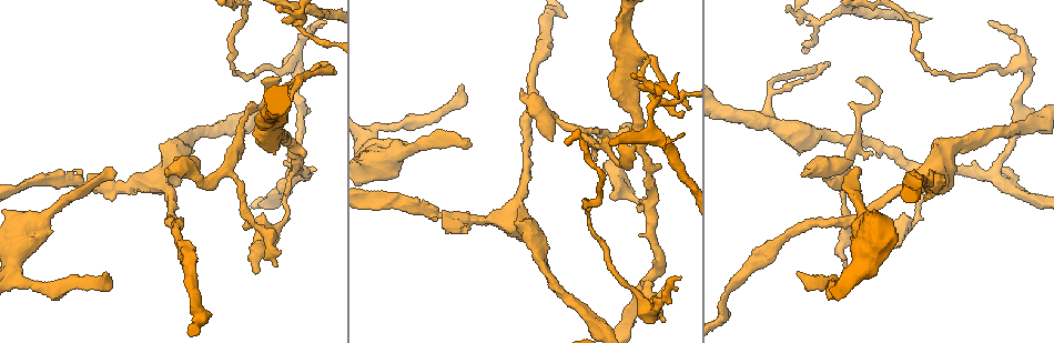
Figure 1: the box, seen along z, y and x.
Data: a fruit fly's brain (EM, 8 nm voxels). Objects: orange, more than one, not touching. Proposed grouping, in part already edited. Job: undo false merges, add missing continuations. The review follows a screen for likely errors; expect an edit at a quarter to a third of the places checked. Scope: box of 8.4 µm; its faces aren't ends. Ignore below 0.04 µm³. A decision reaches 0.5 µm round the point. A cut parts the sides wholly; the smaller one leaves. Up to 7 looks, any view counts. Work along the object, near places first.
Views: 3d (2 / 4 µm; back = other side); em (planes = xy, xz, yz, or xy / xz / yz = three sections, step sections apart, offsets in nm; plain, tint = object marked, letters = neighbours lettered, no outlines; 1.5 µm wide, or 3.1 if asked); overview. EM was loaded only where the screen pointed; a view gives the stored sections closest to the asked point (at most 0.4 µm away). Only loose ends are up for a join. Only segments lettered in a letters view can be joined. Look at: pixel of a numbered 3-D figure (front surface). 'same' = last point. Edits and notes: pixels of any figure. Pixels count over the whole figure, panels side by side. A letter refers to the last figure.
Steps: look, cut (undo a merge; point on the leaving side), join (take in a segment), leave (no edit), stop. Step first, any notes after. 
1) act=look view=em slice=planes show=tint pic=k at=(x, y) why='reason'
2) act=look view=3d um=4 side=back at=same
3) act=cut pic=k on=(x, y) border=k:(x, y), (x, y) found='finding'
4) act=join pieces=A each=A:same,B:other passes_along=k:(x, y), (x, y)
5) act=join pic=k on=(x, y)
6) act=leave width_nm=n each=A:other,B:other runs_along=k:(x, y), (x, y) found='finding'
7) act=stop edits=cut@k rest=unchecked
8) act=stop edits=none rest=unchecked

act=look view=3d um=2 pic=1 at=(843, 265) why='end of a long branch'

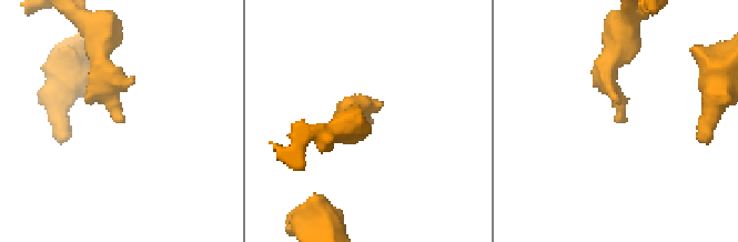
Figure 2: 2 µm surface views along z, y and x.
act=look view=em slice=planes show=letters pic=2 at=(124, 121)

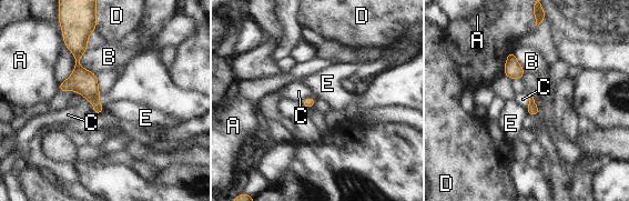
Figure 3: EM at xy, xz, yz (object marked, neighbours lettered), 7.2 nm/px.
act=leave each=A:other,B:other,C:other,D:other,E:other border=3:(525, 109), (528, 113) found='none of them fits'

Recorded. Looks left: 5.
act=look view=em slice=planes show=letters pic=1 at=(626, 61) why='sudden change in width'

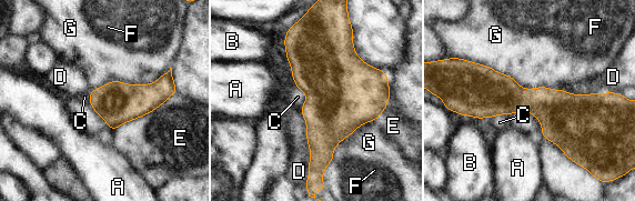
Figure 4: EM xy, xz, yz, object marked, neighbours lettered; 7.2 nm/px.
act=leave width_nm=300 each=A:other,B:other,C:other,D:other,E:other,F:other,G:other border=4:(175, 92), (148, 113), (112, 131) found='all the same neuron'

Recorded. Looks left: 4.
act=look view=em slice=planes show=tint pic=1 at=(244, 198) why='thin neck'

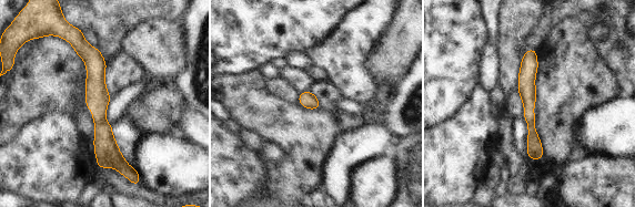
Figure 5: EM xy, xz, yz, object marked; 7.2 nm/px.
act=look view=em slice=planes show=letters at=same why='what lies round it'

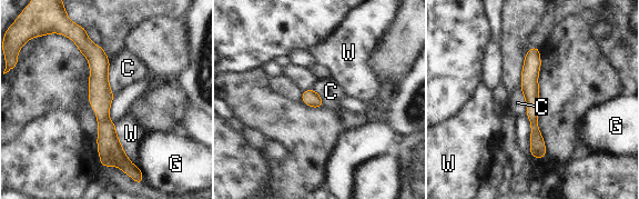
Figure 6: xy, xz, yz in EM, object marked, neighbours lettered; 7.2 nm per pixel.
act=leave longest_contact=W:380nm each=C:other,G:other,W:other runs_along=6:(84, 41), (127, 167) found='continuous, no second neuron'

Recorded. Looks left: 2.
act=stop edits=none rest=unchecked

